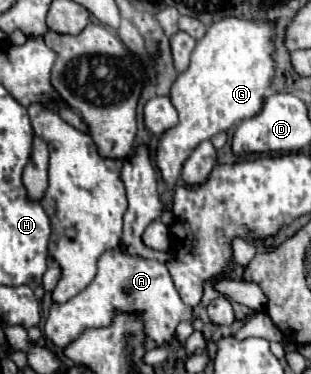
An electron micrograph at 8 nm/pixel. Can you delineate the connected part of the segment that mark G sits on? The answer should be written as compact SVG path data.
M225 18L221 22L215 22L207 30L203 40L197 42L189 68L177 76L169 94L173 106L177 108L179 122L159 138L155 150L155 166L165 186L165 192L161 194L165 210L173 208L173 186L177 184L181 166L189 158L189 154L217 132L225 132L235 126L235 122L259 114L265 90L269 88L275 72L275 64L271 58L271 40L273 26L267 22L255 24L241 18Z

